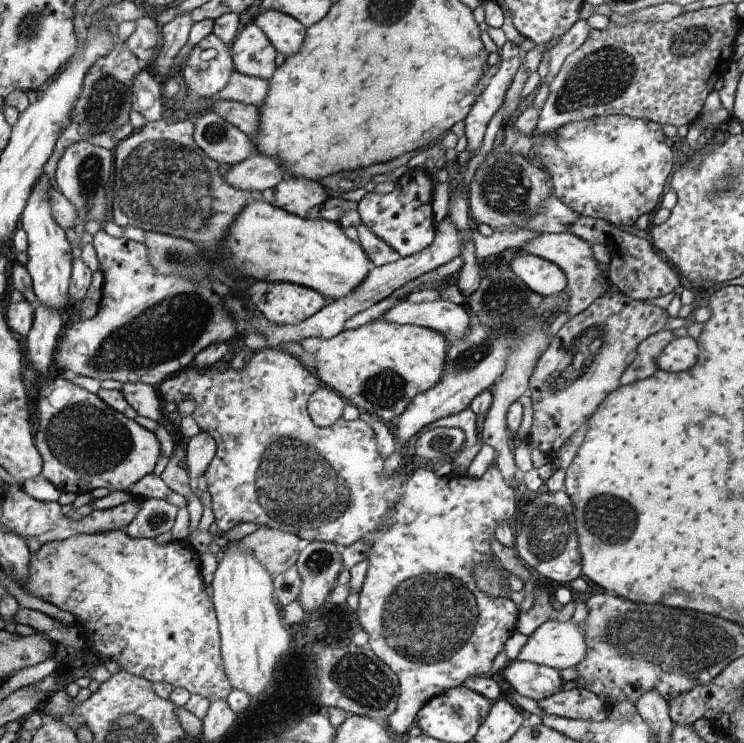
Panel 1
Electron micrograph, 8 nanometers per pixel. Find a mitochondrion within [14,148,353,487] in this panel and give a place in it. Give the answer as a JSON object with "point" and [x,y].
{"point":[162,332]}

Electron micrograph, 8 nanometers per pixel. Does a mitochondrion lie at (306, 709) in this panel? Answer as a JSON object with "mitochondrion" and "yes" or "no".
{"mitochondrion":"no"}

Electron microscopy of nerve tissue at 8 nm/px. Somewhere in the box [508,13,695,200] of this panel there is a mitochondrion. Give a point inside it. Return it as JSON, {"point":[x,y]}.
{"point":[604,75]}

